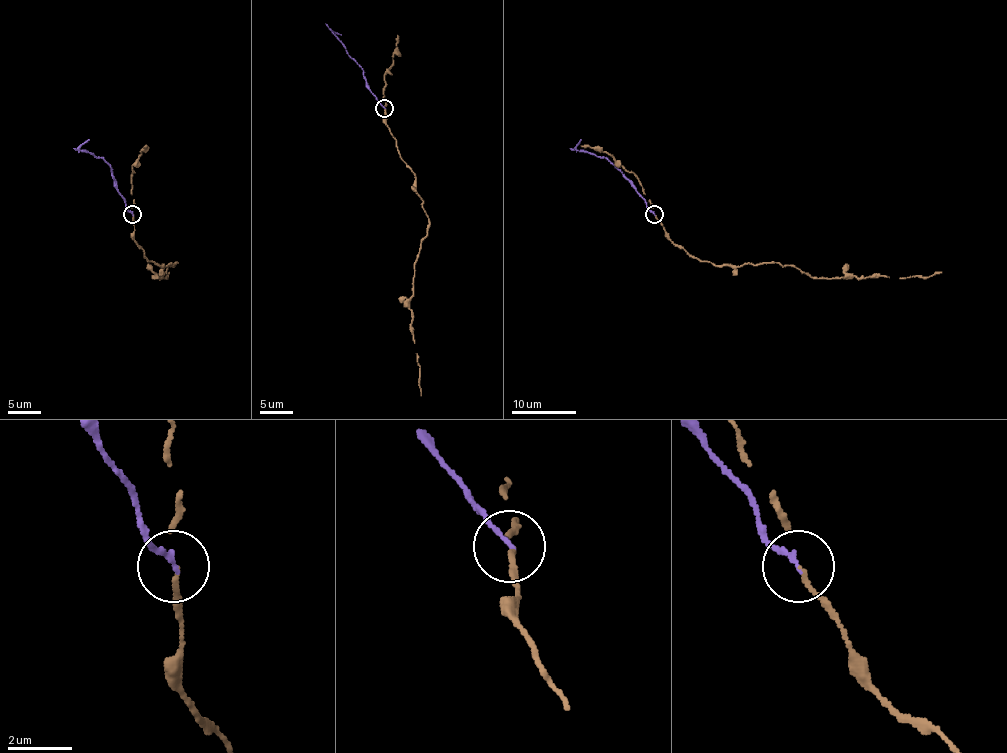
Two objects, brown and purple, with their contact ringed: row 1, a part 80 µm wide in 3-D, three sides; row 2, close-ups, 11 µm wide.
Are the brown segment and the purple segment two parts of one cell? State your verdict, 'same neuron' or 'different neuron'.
different neuron

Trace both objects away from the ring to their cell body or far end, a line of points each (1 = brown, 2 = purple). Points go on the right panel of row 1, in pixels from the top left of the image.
1: (655, 215), (671, 241), (700, 260), (723, 265), (794, 265), (812, 276), (842, 278), (909, 278), (941, 271)
2: (655, 215), (635, 187), (606, 158), (577, 150), (580, 139)

